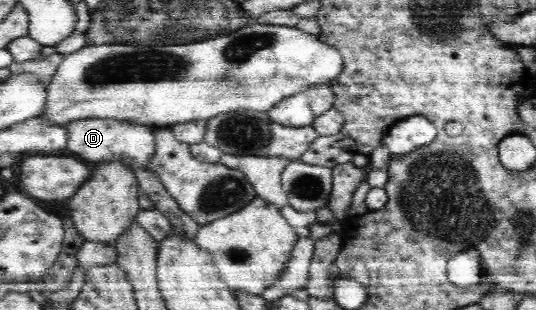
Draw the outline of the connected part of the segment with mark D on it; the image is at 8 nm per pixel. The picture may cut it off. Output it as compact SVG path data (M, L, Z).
M82 118L65 126L67 129L66 152L76 152L76 156L92 165L98 161L111 161L119 158L128 162L134 170L146 167L156 152L155 131L153 127L120 121L113 118Z

